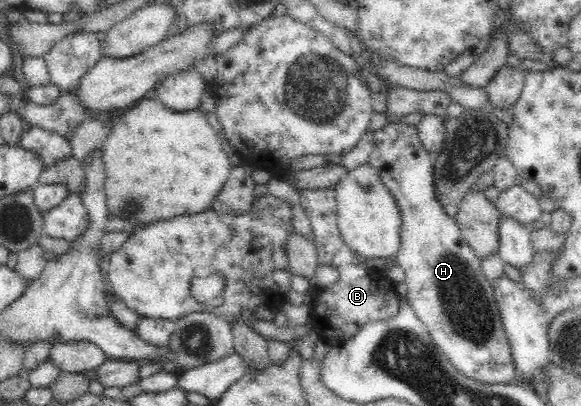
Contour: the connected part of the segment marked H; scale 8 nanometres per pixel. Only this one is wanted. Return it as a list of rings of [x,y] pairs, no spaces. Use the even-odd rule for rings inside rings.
[[[394,119],[385,124],[381,129],[374,131],[373,143],[370,151],[369,164],[379,174],[379,180],[383,182],[383,185],[387,187],[390,194],[395,198],[397,207],[400,211],[401,216],[401,227],[400,227],[400,246],[397,250],[396,255],[393,257],[392,262],[396,263],[405,272],[404,282],[408,287],[408,294],[406,300],[410,303],[410,306],[415,311],[415,316],[425,325],[435,342],[438,349],[443,352],[449,359],[450,362],[467,377],[477,380],[481,383],[491,384],[509,384],[516,382],[516,373],[514,361],[511,355],[511,348],[509,340],[507,339],[502,318],[500,317],[499,306],[495,301],[495,294],[491,281],[489,281],[483,272],[481,267],[481,259],[477,257],[477,254],[473,251],[473,248],[462,238],[459,224],[456,222],[456,218],[447,216],[445,209],[441,207],[441,202],[435,194],[435,179],[434,170],[431,163],[428,151],[423,147],[421,140],[419,140],[418,131],[416,126],[409,125],[403,121],[403,119]]]

